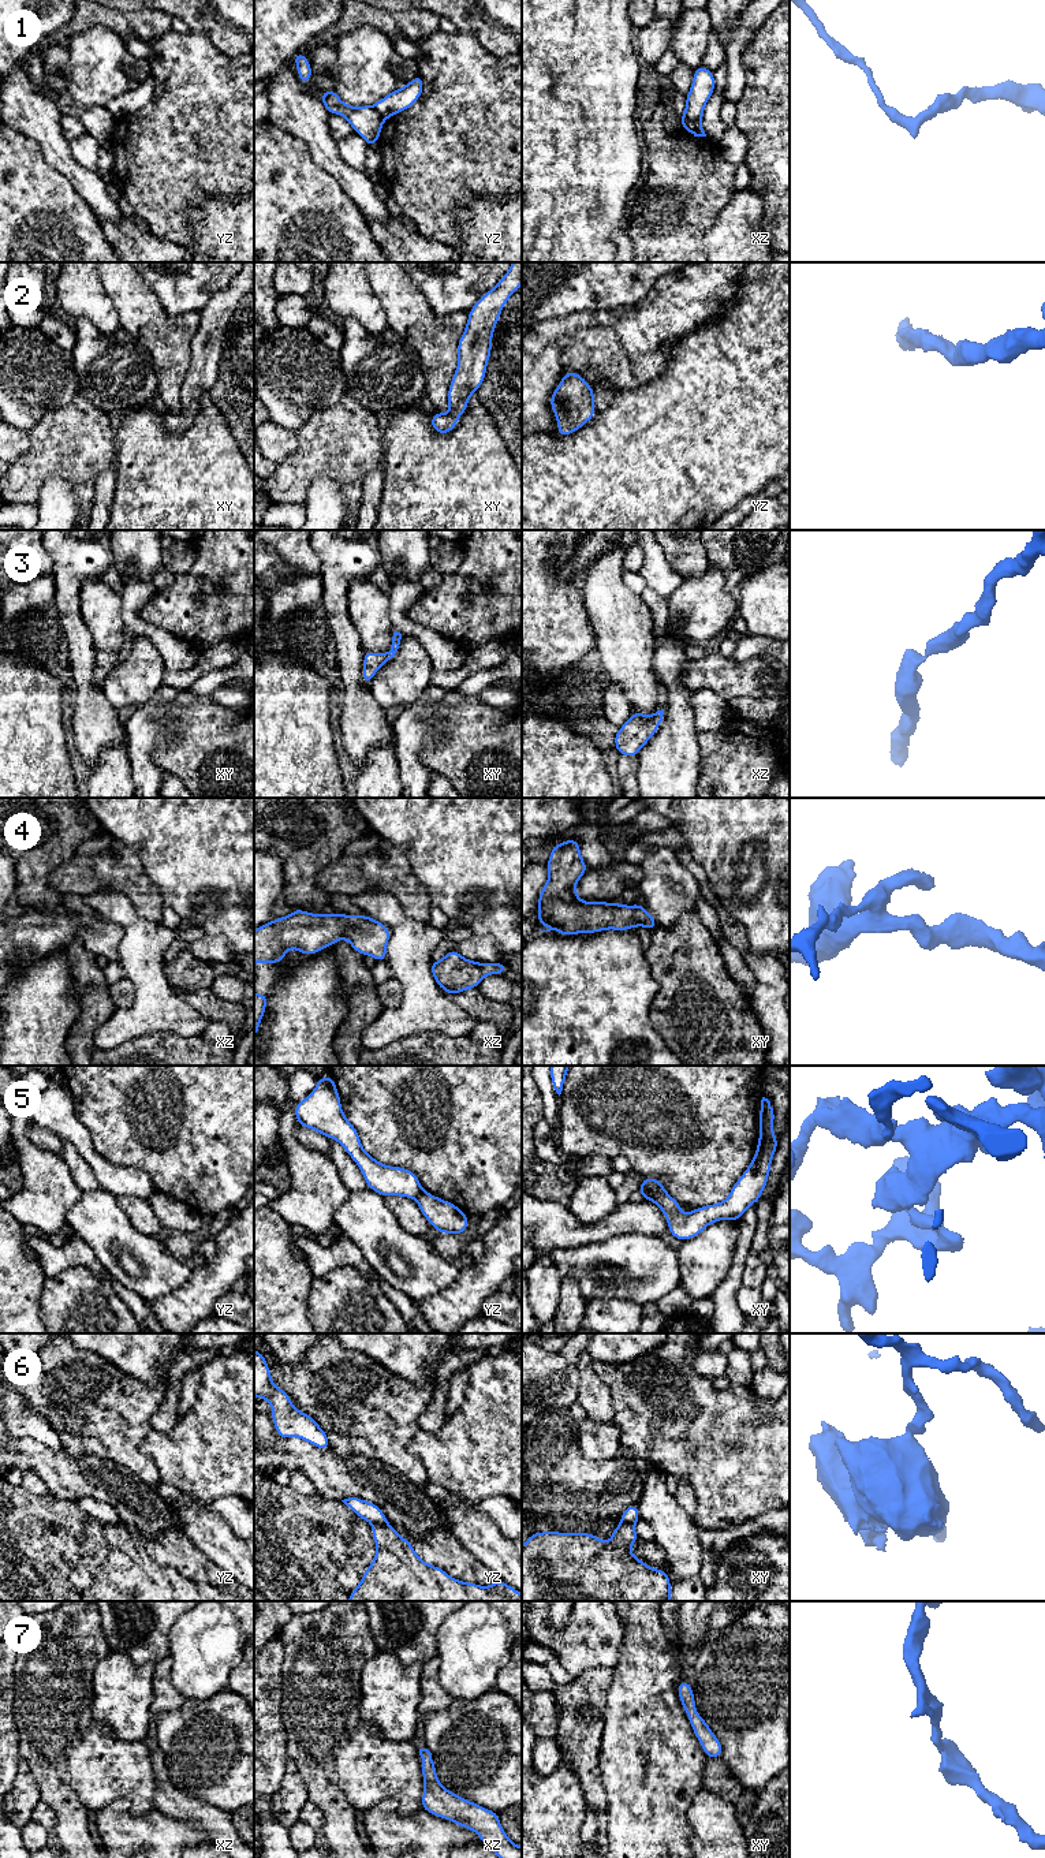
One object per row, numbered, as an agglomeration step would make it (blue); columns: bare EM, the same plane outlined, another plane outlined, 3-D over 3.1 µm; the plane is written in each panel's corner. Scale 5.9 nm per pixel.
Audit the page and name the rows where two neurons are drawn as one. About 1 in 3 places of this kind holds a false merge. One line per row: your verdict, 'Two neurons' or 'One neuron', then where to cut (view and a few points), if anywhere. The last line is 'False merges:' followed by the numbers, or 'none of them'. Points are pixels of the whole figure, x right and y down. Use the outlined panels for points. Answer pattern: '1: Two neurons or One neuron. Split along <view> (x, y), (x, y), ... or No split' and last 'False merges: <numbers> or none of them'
1: Two neurons. Split along xz (700, 119), (685, 119), (680, 123)
2: One neuron. No split
3: One neuron. No split
4: One neuron. No split
5: Two neurons. Split along xy (665, 1191), (646, 1198)
6: Two neurons. Split along yz (387, 1522), (373, 1526)
7: One neuron. No split
False merges: 1, 5, 6

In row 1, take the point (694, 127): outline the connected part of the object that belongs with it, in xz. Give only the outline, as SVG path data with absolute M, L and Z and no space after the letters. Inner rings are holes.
M684 120L680 126L694 137L706 137L701 120Z

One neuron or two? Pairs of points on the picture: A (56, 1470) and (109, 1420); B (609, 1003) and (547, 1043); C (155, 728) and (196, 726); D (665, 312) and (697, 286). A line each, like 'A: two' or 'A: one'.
A: two
B: one
C: two
D: one

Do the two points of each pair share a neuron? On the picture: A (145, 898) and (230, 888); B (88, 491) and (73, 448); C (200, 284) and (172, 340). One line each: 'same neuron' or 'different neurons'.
A: different neurons
B: same neuron
C: different neurons

